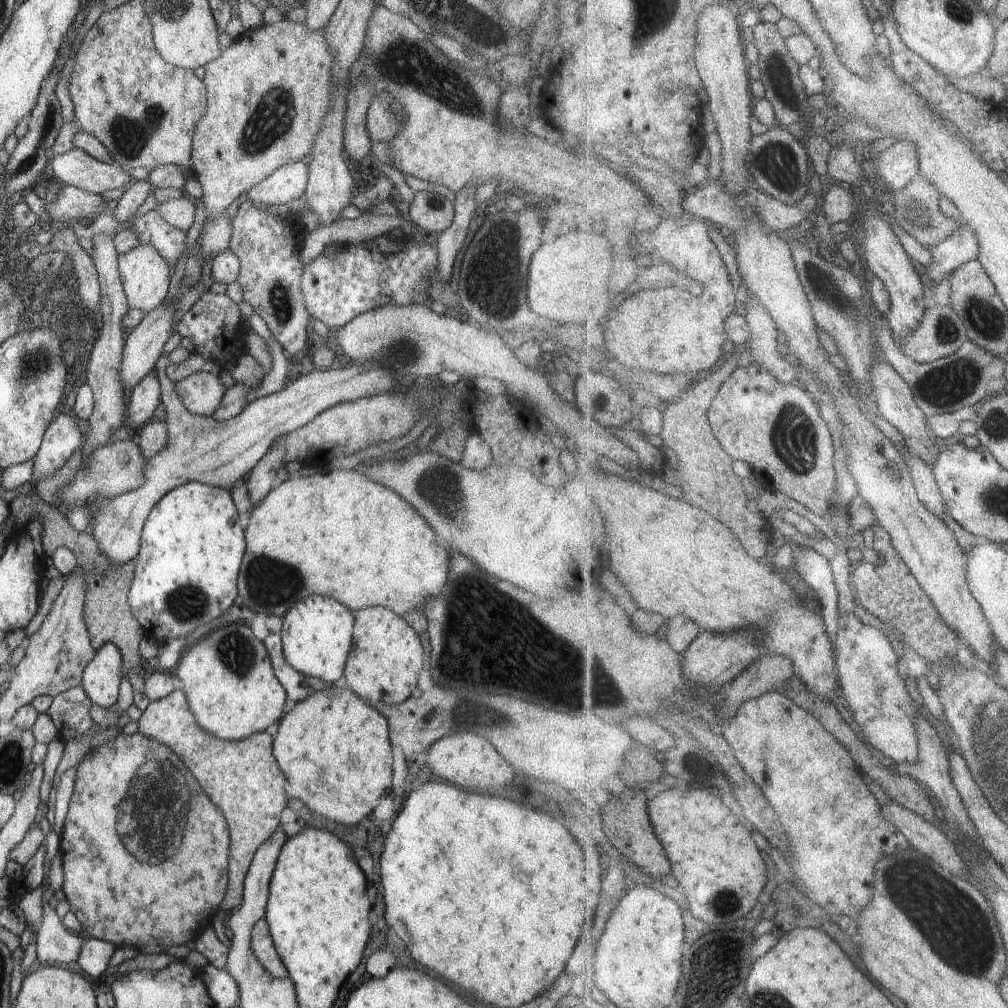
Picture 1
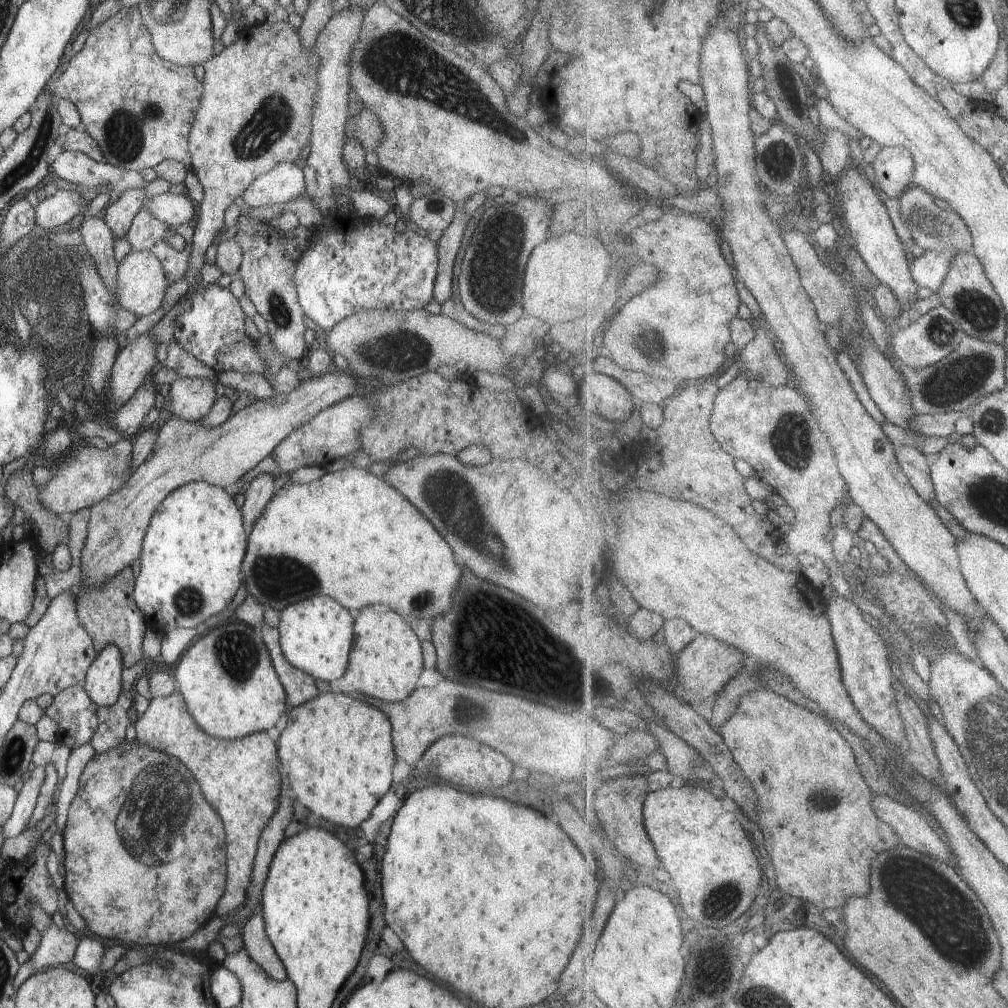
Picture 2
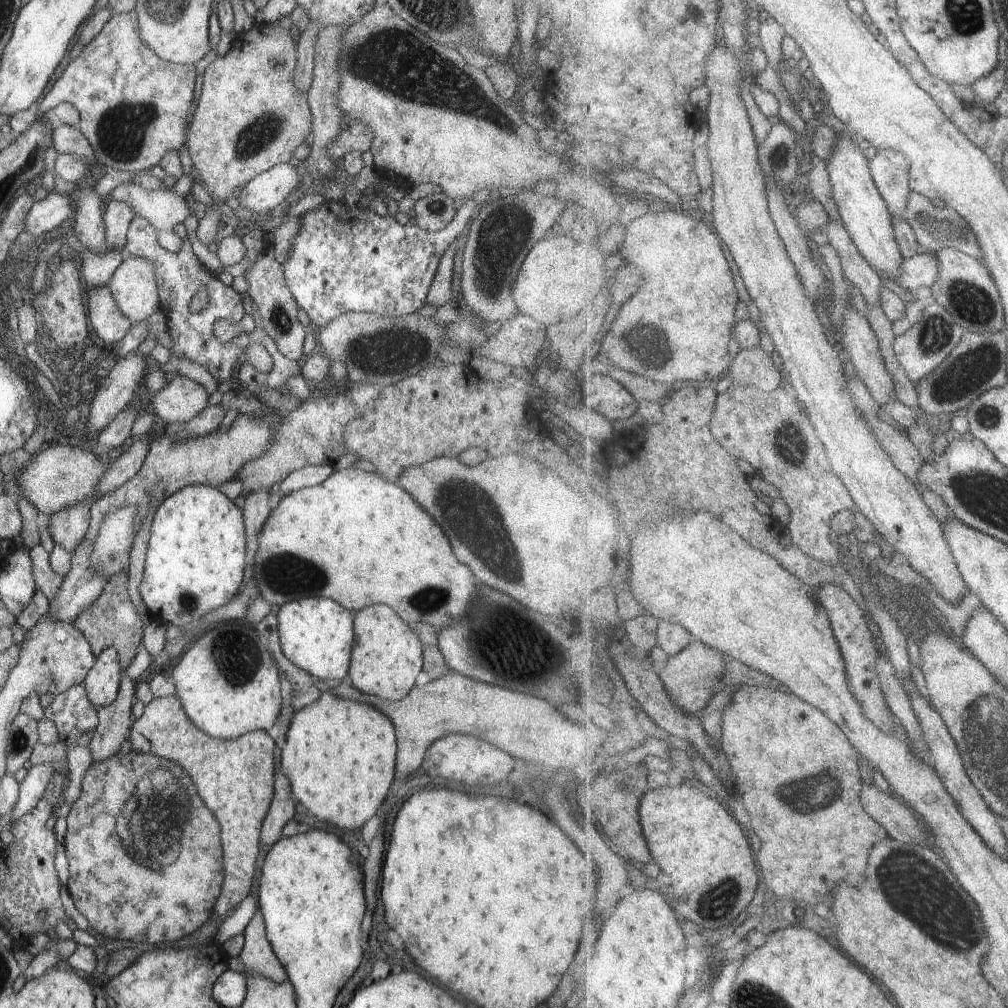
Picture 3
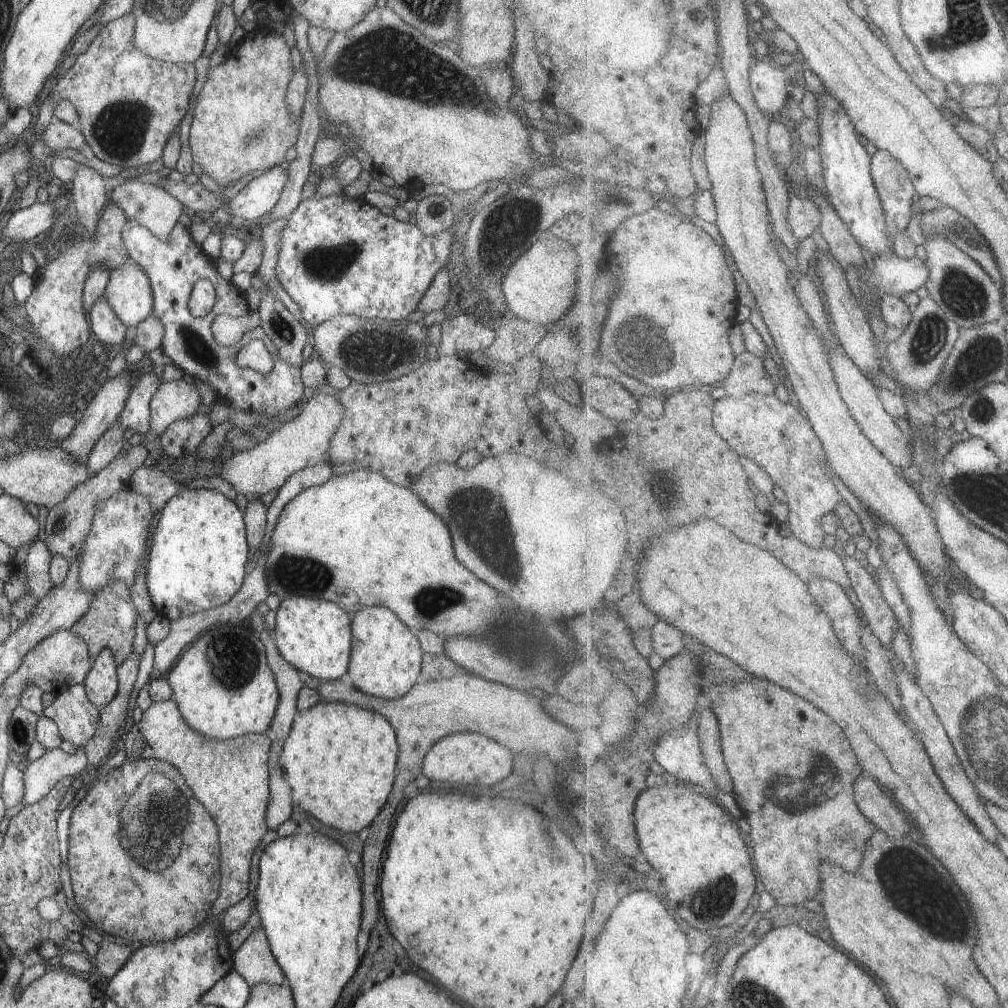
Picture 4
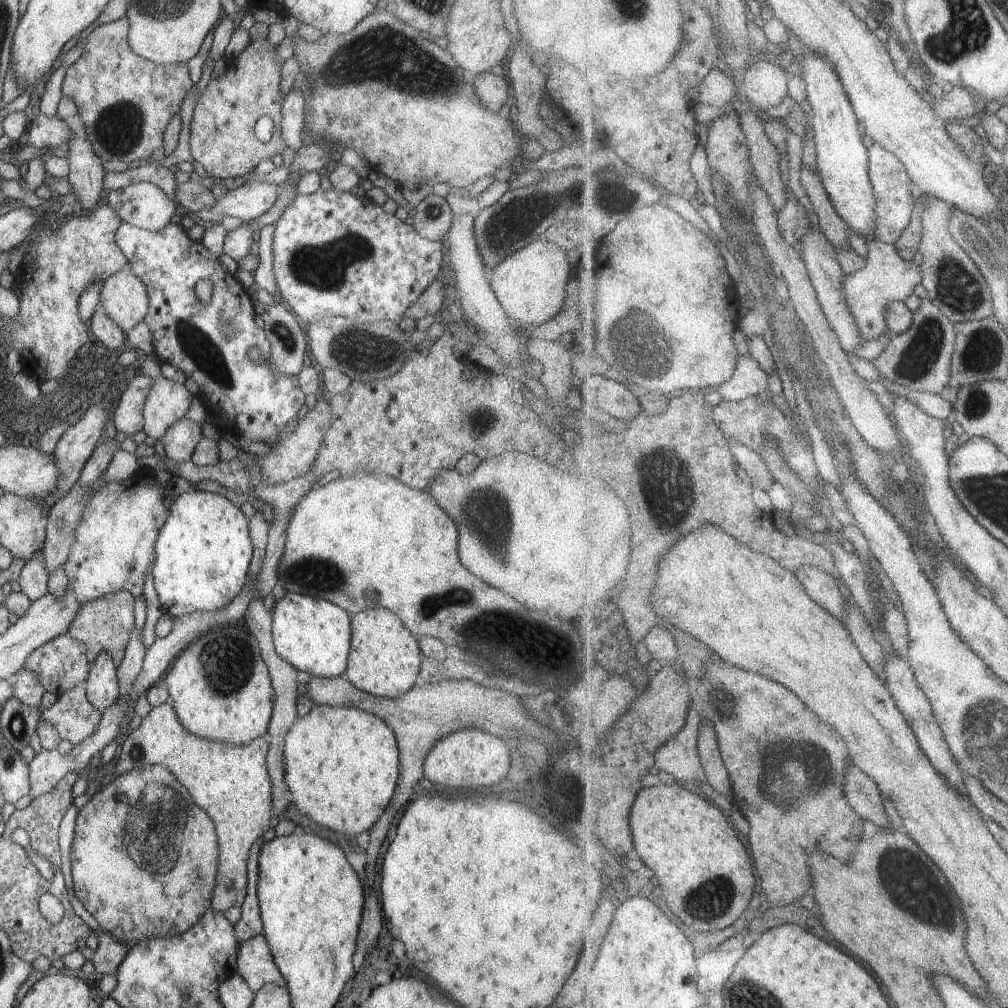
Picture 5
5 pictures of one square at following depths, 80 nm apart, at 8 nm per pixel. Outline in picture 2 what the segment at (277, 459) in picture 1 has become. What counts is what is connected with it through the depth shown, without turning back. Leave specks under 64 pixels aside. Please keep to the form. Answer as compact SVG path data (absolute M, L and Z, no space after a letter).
M261 473L248 482L244 489L244 501L240 506L242 526L248 533L257 517L262 514L263 509L270 498L274 495L273 476L269 473Z

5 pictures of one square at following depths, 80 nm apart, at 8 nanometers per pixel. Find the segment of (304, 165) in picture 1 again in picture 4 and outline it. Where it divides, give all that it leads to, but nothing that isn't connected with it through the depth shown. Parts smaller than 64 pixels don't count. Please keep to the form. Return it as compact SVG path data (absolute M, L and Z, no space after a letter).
M282 165L273 166L270 170L267 170L267 172L263 172L263 174L257 176L257 178L249 180L233 198L225 199L223 206L227 206L230 216L241 218L245 220L248 225L254 224L256 223L256 219L269 213L269 210L273 208L275 202L279 199L281 188L283 188L287 181L287 174L288 172L285 171Z

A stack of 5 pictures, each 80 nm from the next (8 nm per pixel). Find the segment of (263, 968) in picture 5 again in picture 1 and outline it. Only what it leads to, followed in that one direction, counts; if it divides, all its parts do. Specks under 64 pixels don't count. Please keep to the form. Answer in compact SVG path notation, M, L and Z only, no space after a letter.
M264 918L254 922L250 932L250 947L259 964L273 977L285 978L288 976L287 969L283 966L281 959L272 943L267 923Z

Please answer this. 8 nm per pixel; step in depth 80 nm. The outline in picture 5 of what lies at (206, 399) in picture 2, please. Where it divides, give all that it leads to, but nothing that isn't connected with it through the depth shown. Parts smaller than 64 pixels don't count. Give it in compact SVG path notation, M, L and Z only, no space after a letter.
M162 376L153 379L142 410L142 431L147 439L159 439L171 423L183 418L194 397L183 383Z

